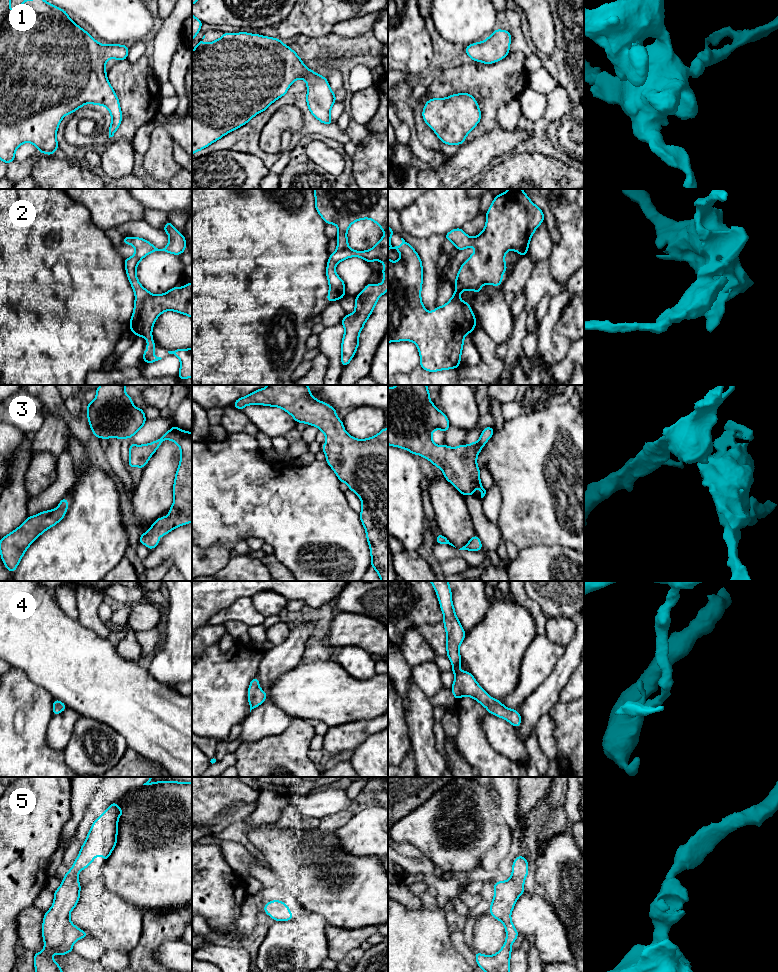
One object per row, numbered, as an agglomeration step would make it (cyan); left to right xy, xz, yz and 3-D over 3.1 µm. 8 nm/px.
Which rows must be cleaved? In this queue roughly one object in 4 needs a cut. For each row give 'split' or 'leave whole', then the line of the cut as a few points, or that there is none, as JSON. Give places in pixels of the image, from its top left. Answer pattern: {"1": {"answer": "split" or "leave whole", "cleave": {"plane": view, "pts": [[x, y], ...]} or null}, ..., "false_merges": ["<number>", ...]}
{"1": {"answer": "leave whole", "cleave": null}, "2": {"answer": "leave whole", "cleave": null}, "3": {"answer": "leave whole", "cleave": null}, "4": {"answer": "leave whole", "cleave": null}, "5": {"answer": "leave whole", "cleave": null}, "false_merges": []}

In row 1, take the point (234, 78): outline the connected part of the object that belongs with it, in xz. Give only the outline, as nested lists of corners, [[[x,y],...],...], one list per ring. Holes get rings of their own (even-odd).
[[[246,32],[223,33],[220,39],[212,43],[203,43],[204,38],[205,35],[192,51],[192,154],[265,111],[274,101],[285,95],[290,85],[297,79],[306,81],[306,102],[312,115],[323,124],[334,123],[330,119],[330,113],[336,95],[332,92],[327,79],[307,68],[297,53],[280,39]]]

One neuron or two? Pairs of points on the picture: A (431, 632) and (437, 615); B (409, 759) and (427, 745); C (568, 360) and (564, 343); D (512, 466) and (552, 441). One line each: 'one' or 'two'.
A: two
B: two
C: two
D: one

